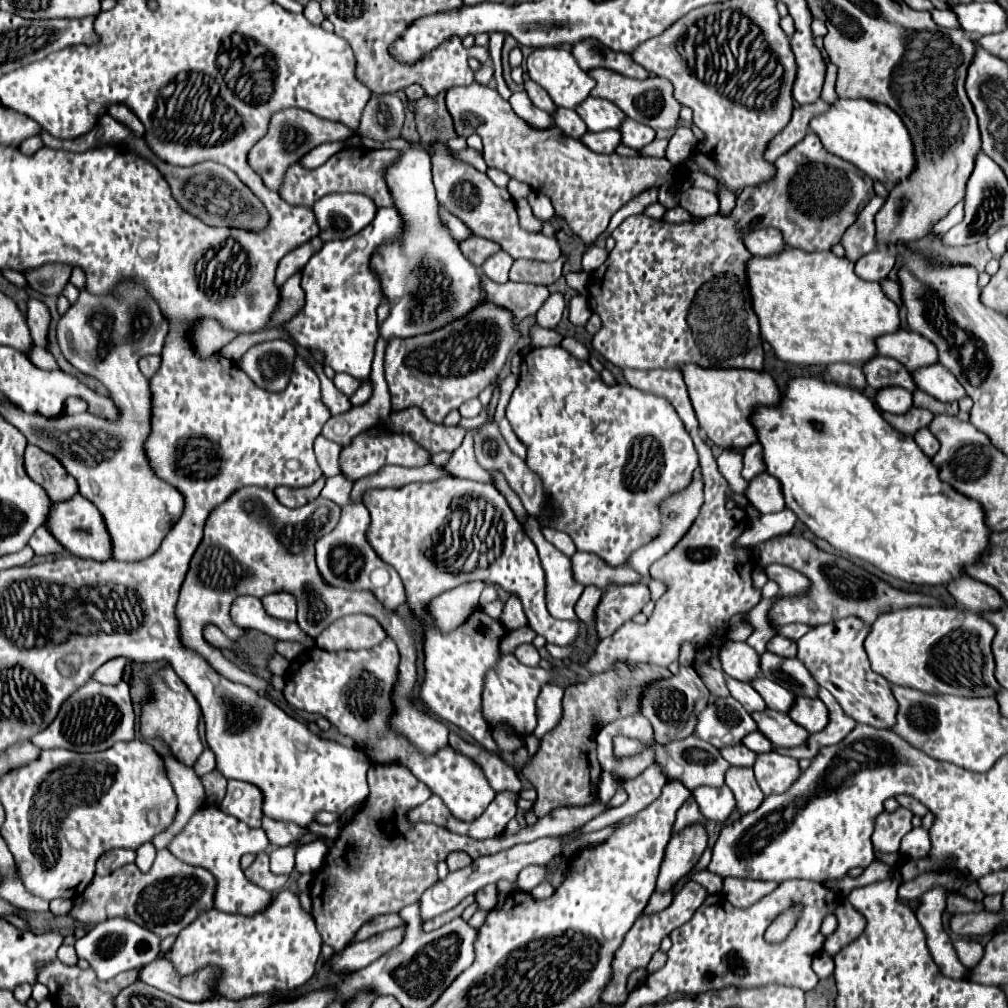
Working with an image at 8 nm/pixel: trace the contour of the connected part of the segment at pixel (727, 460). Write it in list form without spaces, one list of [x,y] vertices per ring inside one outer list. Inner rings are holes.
[[[725,448],[721,452],[721,456],[717,458],[717,464],[719,464],[719,470],[723,472],[725,480],[729,482],[731,490],[735,494],[741,494],[745,496],[745,490],[747,490],[747,480],[741,478],[741,470],[743,470],[743,452],[739,454],[741,450],[739,448]]]

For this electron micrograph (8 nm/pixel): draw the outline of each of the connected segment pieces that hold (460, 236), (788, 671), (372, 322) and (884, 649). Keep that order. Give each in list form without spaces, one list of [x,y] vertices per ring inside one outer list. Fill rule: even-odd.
[[[439,204],[439,218],[441,218],[441,222],[443,222],[443,226],[451,232],[451,236],[453,236],[453,240],[457,242],[457,244],[461,244],[463,240],[467,240],[469,236],[473,236],[473,232],[465,226],[465,222],[461,222],[457,216],[453,216],[445,206],[441,206]]]
[[[771,652],[761,654],[761,674],[773,682],[781,682],[787,690],[793,690],[797,696],[817,698],[819,684],[811,672],[797,658],[781,658]]]
[[[389,206],[389,208],[379,208],[375,220],[367,228],[363,228],[359,234],[355,234],[347,240],[325,242],[323,248],[315,256],[311,256],[311,260],[301,270],[301,274],[303,274],[301,288],[305,292],[304,307],[300,313],[291,318],[289,322],[283,322],[280,327],[301,348],[307,348],[311,352],[319,352],[323,356],[325,366],[331,366],[335,372],[351,374],[353,378],[359,378],[359,380],[367,380],[369,374],[371,374],[373,346],[375,346],[375,340],[379,338],[377,336],[379,326],[377,326],[377,312],[375,310],[385,300],[381,278],[373,272],[371,258],[373,258],[373,254],[377,252],[379,246],[385,246],[385,244],[391,244],[391,242],[401,242],[403,238],[405,238],[403,216],[401,216],[401,212],[397,212],[395,206]]]
[[[913,606],[881,614],[871,626],[865,650],[871,668],[891,684],[915,688],[927,694],[953,694],[965,698],[995,696],[1001,690],[993,676],[991,642],[995,628],[967,610],[945,606]]]

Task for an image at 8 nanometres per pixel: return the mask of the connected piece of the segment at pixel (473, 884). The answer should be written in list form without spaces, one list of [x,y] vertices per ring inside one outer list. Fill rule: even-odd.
[[[537,838],[533,842],[527,844],[517,844],[509,850],[503,850],[499,854],[491,854],[491,856],[481,856],[477,860],[473,860],[469,866],[451,872],[445,880],[439,880],[437,884],[433,884],[419,900],[419,916],[421,922],[427,922],[439,914],[443,914],[445,910],[457,906],[467,894],[473,894],[477,890],[481,890],[483,886],[487,886],[487,882],[495,882],[495,880],[509,880],[511,884],[511,892],[519,890],[517,886],[517,876],[519,872],[529,866],[529,864],[549,864],[553,858],[563,854],[563,838]]]

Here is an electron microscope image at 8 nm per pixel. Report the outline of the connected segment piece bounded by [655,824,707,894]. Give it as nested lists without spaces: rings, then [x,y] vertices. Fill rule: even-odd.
[[[689,826],[679,834],[673,834],[661,864],[661,872],[657,878],[657,892],[669,892],[679,878],[683,878],[701,858],[707,848],[707,832],[705,826]]]

